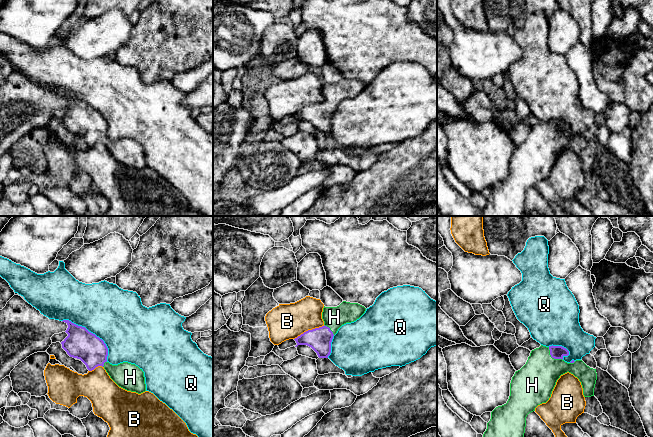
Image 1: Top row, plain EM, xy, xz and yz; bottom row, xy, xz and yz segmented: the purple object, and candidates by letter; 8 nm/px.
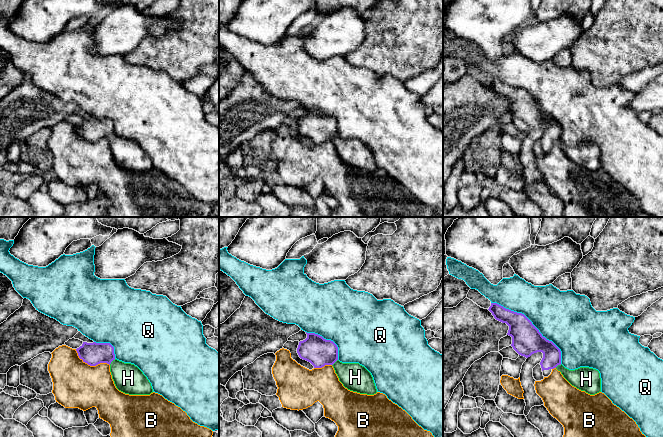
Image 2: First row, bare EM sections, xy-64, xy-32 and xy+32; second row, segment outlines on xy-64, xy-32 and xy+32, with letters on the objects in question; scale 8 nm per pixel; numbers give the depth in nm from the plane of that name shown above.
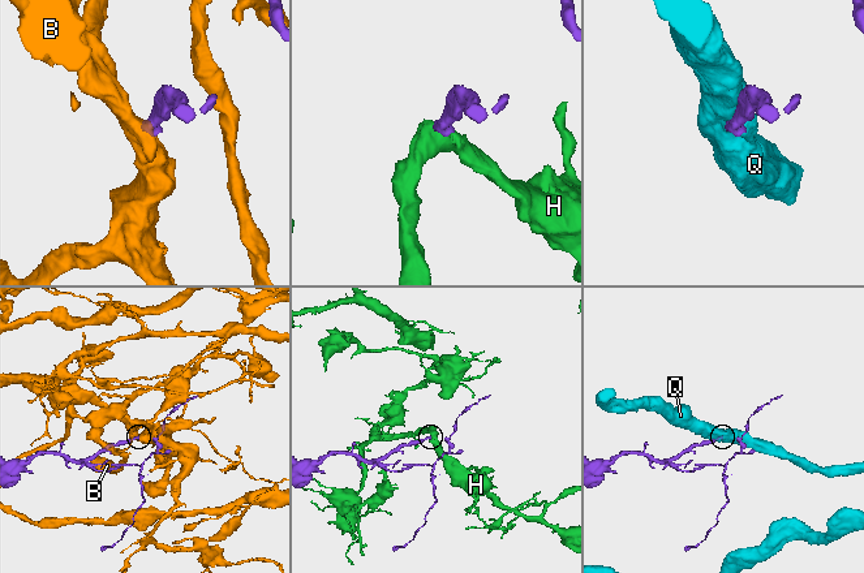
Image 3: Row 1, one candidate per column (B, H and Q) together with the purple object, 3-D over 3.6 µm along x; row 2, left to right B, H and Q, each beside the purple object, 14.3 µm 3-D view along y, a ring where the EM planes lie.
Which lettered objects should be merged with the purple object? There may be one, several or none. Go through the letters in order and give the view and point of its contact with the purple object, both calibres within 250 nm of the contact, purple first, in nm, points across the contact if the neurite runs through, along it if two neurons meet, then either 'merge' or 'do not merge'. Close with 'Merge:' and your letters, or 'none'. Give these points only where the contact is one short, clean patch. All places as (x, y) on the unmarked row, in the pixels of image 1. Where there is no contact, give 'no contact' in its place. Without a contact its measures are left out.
B: contact xz (309, 106); calibres 190 and 280 nm; do not merge
H: contact yz (552, 133); calibres 110 and 320 nm; way yz (557, 128), (552, 133), (534, 158); merge
Q: contact xy (92, 109); calibres 240 and 440 nm; do not merge
Merge: H

